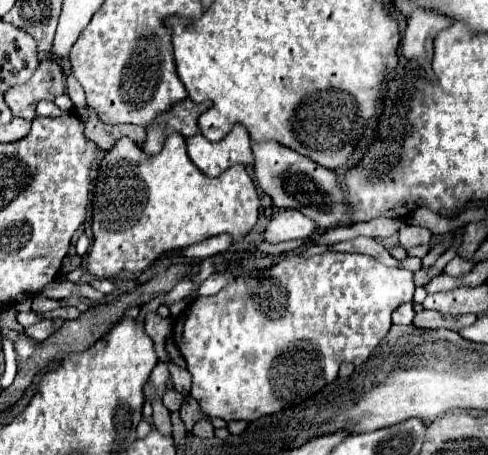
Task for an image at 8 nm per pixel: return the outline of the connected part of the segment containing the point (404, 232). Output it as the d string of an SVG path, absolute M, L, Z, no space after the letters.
M403 226L399 230L399 244L403 248L411 248L411 246L419 246L419 244L429 244L429 230L421 228L421 226Z

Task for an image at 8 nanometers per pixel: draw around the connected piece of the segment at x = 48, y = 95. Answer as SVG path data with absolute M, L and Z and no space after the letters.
M43 60L39 64L37 72L33 74L33 78L19 88L11 88L11 92L7 92L7 96L5 96L5 100L7 100L7 106L11 108L13 116L33 120L35 106L41 100L55 100L63 92L65 92L65 84L63 84L61 68L57 66L55 60Z

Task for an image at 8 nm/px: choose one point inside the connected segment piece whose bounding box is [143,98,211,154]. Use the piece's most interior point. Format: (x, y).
(182, 118)

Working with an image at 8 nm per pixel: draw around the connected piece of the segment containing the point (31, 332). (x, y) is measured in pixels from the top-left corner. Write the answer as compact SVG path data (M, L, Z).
M43 320L43 322L35 324L35 326L25 328L25 334L27 334L29 338L33 338L35 342L43 342L43 340L45 340L45 338L49 338L53 332L55 332L53 320Z

